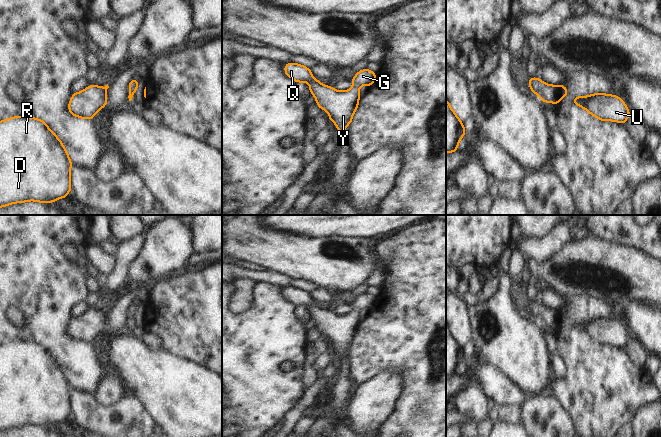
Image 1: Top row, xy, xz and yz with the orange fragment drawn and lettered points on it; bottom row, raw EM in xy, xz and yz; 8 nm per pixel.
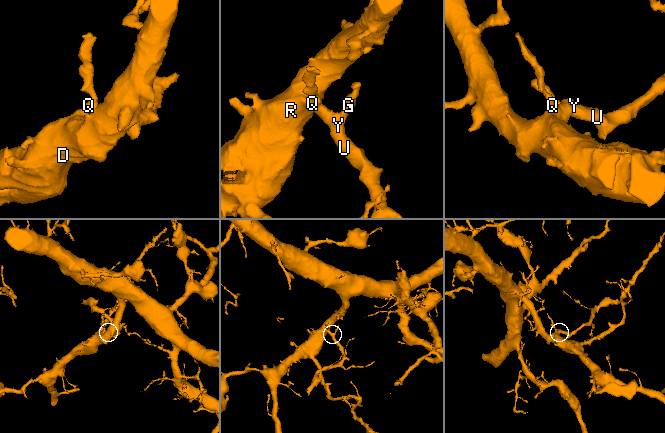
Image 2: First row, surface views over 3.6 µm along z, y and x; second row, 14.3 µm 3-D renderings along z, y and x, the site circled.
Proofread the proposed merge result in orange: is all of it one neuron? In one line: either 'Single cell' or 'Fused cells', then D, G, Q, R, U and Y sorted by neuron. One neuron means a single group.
Single cell. Groups: D G Q R U Y.

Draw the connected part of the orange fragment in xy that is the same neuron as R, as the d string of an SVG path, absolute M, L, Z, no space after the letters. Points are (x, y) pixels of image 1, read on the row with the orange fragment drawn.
M16 116L0 121L0 208L26 201L53 203L57 199L65 198L72 190L70 178L72 165L61 140L43 120Z

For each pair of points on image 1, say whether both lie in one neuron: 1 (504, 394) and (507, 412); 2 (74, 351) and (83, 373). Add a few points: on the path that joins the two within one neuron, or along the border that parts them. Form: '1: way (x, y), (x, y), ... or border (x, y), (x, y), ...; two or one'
1: border (498, 406), (517, 405), (520, 408); two
2: way (74, 356), (83, 368); one

